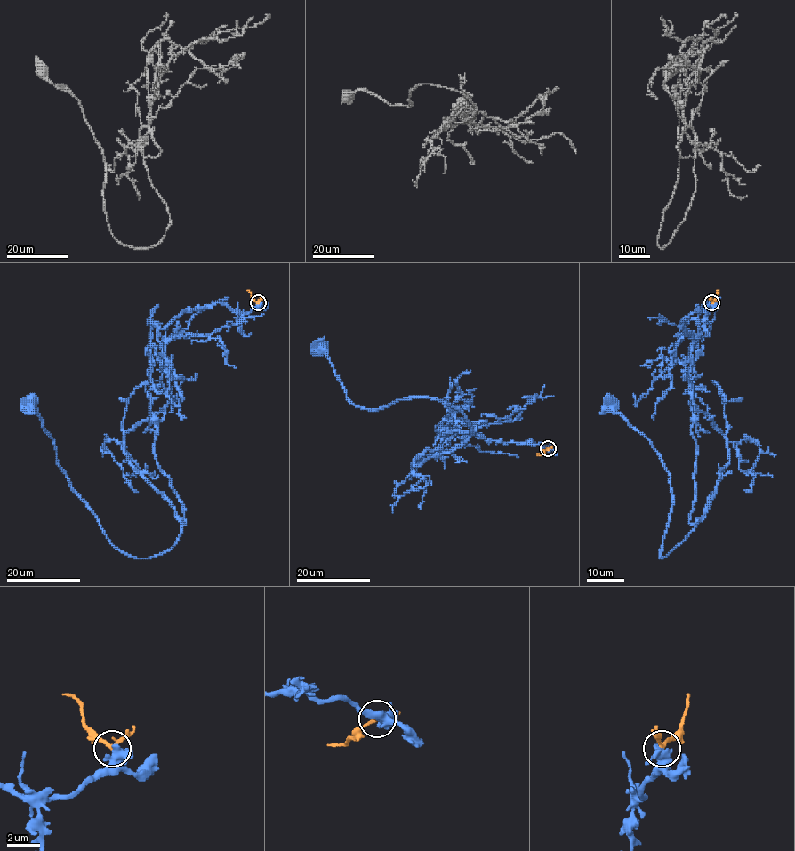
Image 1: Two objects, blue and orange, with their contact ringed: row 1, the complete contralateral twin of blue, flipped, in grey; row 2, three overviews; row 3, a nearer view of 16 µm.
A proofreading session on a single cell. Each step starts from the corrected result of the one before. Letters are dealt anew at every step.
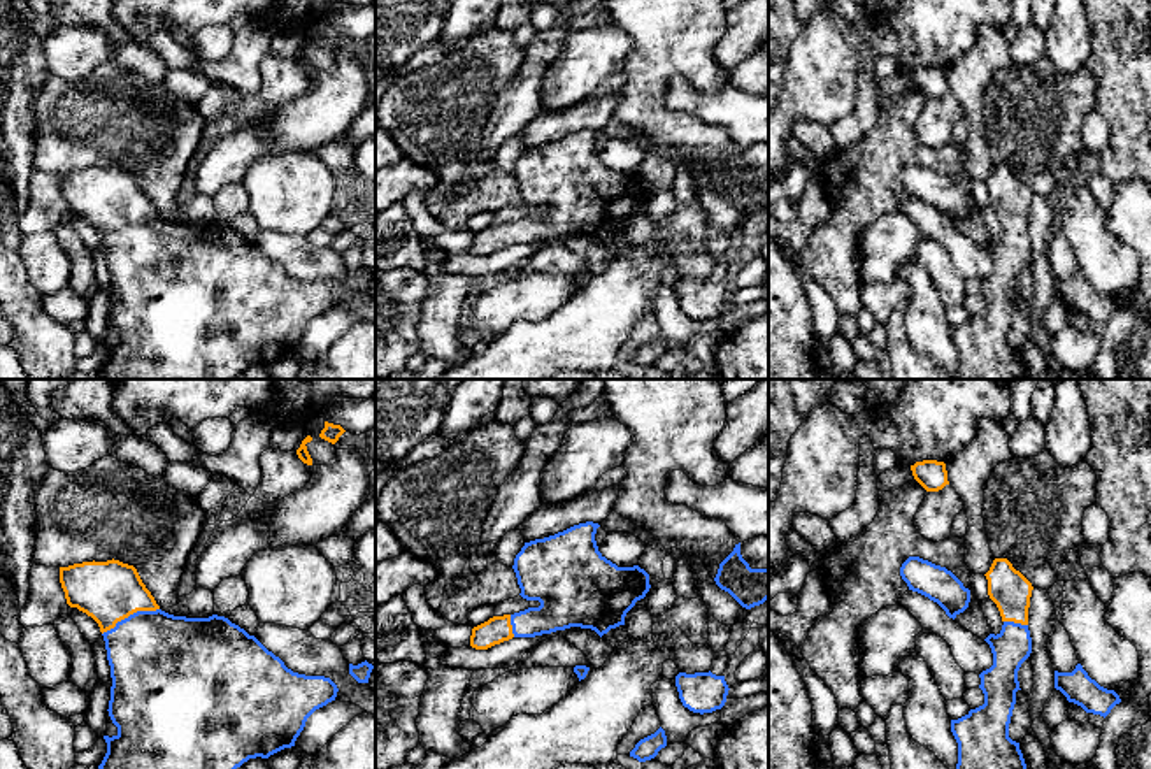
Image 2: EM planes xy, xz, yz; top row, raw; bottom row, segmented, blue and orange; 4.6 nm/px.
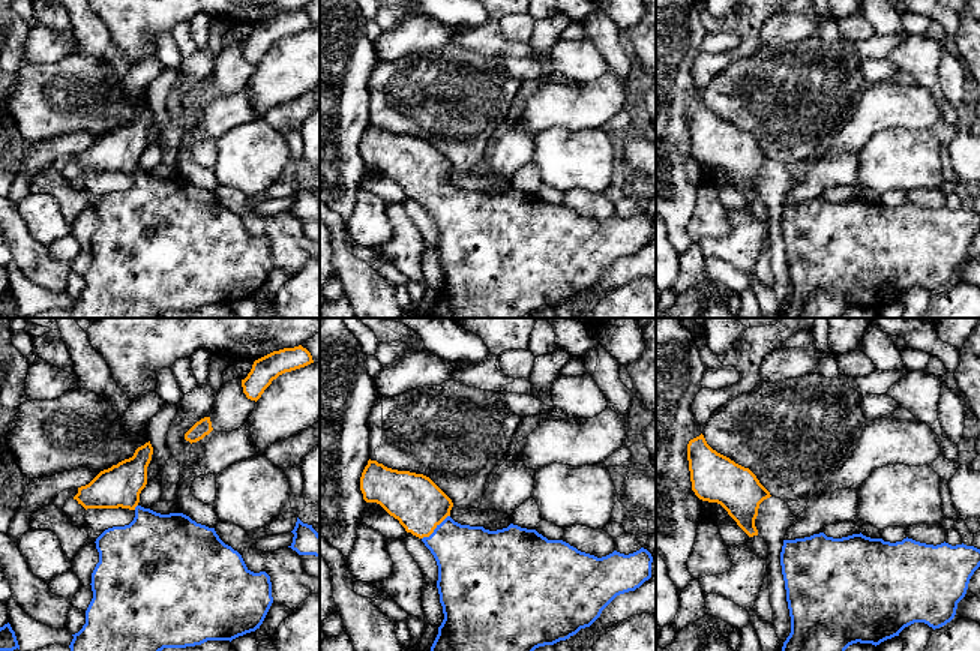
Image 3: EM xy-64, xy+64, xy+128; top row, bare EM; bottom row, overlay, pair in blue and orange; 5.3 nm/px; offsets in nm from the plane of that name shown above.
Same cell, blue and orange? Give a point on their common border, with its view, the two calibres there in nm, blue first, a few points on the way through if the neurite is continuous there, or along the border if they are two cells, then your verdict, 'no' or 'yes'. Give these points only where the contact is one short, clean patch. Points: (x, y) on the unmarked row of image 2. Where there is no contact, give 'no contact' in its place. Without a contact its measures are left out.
xy (130, 222) | 440/280 nm | across xy (158, 267), (144, 253), (130, 222), (109, 199) | yes

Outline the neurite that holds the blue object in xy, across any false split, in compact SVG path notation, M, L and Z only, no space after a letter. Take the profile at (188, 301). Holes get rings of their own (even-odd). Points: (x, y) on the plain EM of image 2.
M119 167L60 174L67 211L91 223L104 242L111 272L109 323L118 341L109 344L100 379L233 379L249 365L295 353L307 325L335 307L337 291L325 283L293 279L254 242L225 223L174 223L160 216L133 172Z

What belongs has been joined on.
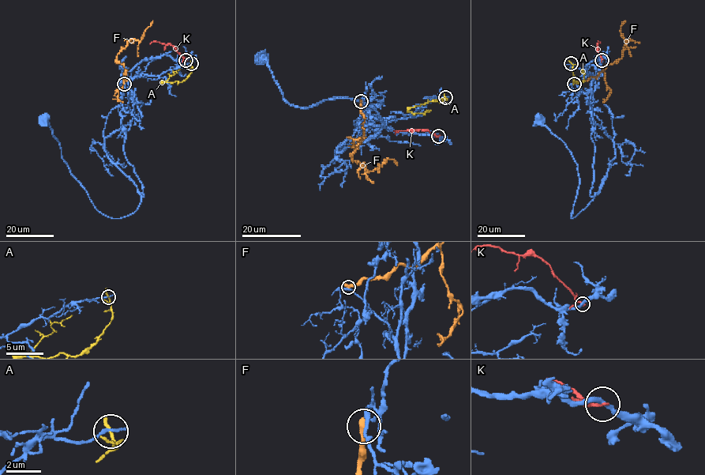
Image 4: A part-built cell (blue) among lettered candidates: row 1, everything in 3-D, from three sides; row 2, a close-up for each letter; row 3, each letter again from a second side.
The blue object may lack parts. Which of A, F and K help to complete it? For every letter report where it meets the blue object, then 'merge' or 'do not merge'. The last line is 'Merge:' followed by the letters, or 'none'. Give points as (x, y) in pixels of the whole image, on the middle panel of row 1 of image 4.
A: contact (445, 97); do not merge
F: contact (361, 101); do not merge
K: contact (438, 136); do not merge
Merge: none

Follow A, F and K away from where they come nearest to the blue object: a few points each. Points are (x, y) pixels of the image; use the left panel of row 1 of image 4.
A: (191, 62), (192, 72), (181, 81), (162, 81), (179, 69)
F: (124, 84), (126, 70), (122, 63), (116, 60), (117, 55), (129, 40), (139, 41), (152, 20)
K: (185, 60), (171, 45), (157, 41), (150, 43)

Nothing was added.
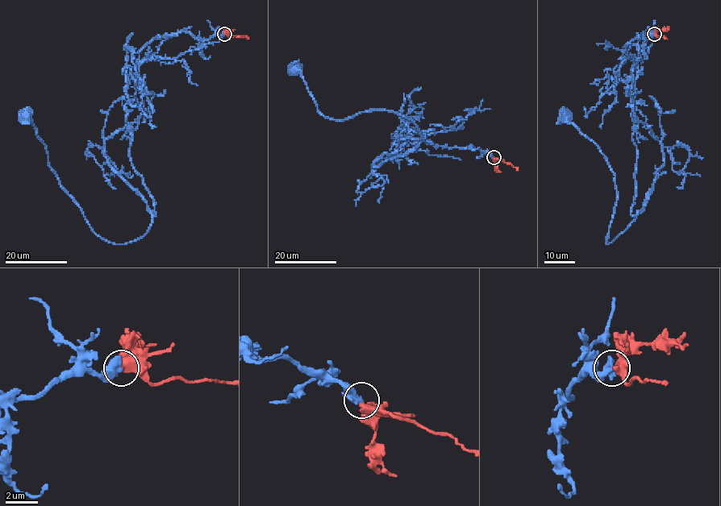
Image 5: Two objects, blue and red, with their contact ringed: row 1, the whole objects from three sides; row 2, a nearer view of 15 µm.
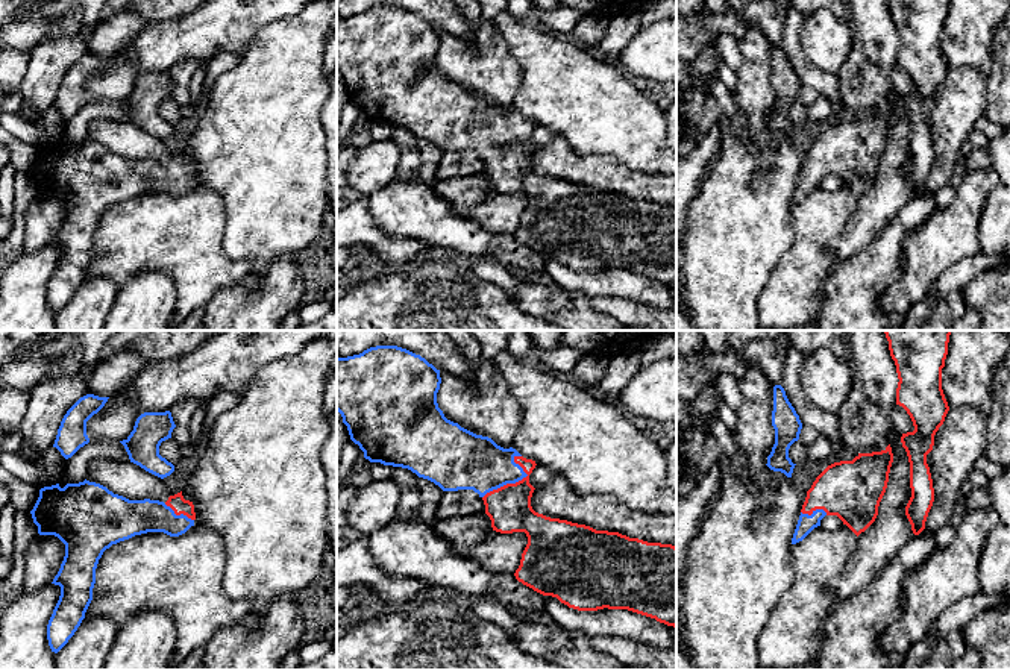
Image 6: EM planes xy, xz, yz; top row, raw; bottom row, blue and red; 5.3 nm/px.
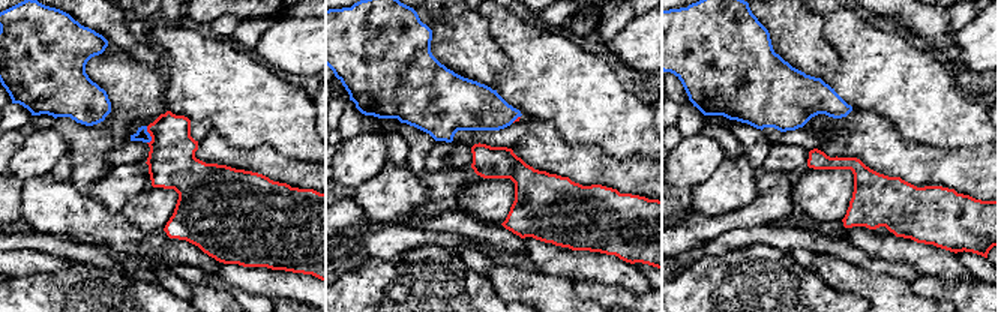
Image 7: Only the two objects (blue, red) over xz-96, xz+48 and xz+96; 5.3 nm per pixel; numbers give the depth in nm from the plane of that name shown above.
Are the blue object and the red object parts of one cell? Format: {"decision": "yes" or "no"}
{"decision": "yes"}

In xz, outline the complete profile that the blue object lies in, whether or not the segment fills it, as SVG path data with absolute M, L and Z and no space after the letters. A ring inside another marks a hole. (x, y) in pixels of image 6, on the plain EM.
M376 6L359 15L337 18L337 71L347 86L350 100L370 123L402 127L438 146L443 152L473 150L485 165L491 188L500 194L525 193L528 205L514 236L543 256L557 258L578 271L628 270L676 288L676 208L648 203L619 193L596 191L585 185L550 179L531 167L534 147L529 135L535 121L523 118L516 109L503 109L491 99L476 95L447 80L437 64L440 30L420 15L397 6Z

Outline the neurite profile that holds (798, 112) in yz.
M795 102L789 109L789 118L793 124L799 124L808 120L808 106L802 102Z

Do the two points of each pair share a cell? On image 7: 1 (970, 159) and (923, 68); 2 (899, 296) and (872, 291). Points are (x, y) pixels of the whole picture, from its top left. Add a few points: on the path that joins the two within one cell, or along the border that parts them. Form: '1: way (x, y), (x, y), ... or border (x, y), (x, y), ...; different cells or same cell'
1: border (929, 144), (938, 149), (982, 147); different cells
2: way (893, 296), (878, 291); same cell

